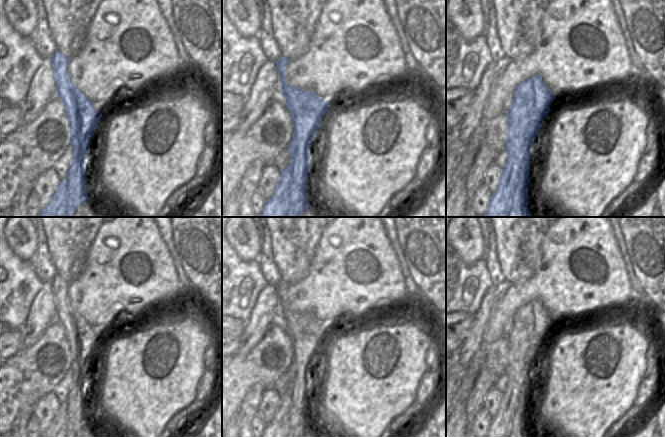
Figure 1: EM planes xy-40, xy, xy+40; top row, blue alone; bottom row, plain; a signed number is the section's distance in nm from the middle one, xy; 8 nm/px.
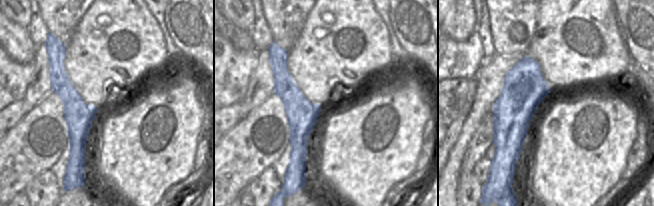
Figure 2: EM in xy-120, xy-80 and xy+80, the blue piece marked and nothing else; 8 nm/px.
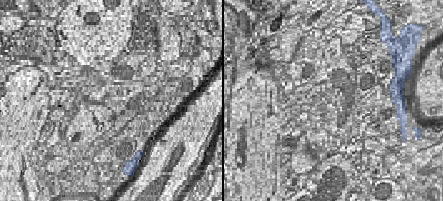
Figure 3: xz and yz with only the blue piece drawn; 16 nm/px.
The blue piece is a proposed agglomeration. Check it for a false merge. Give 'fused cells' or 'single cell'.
fused cells

